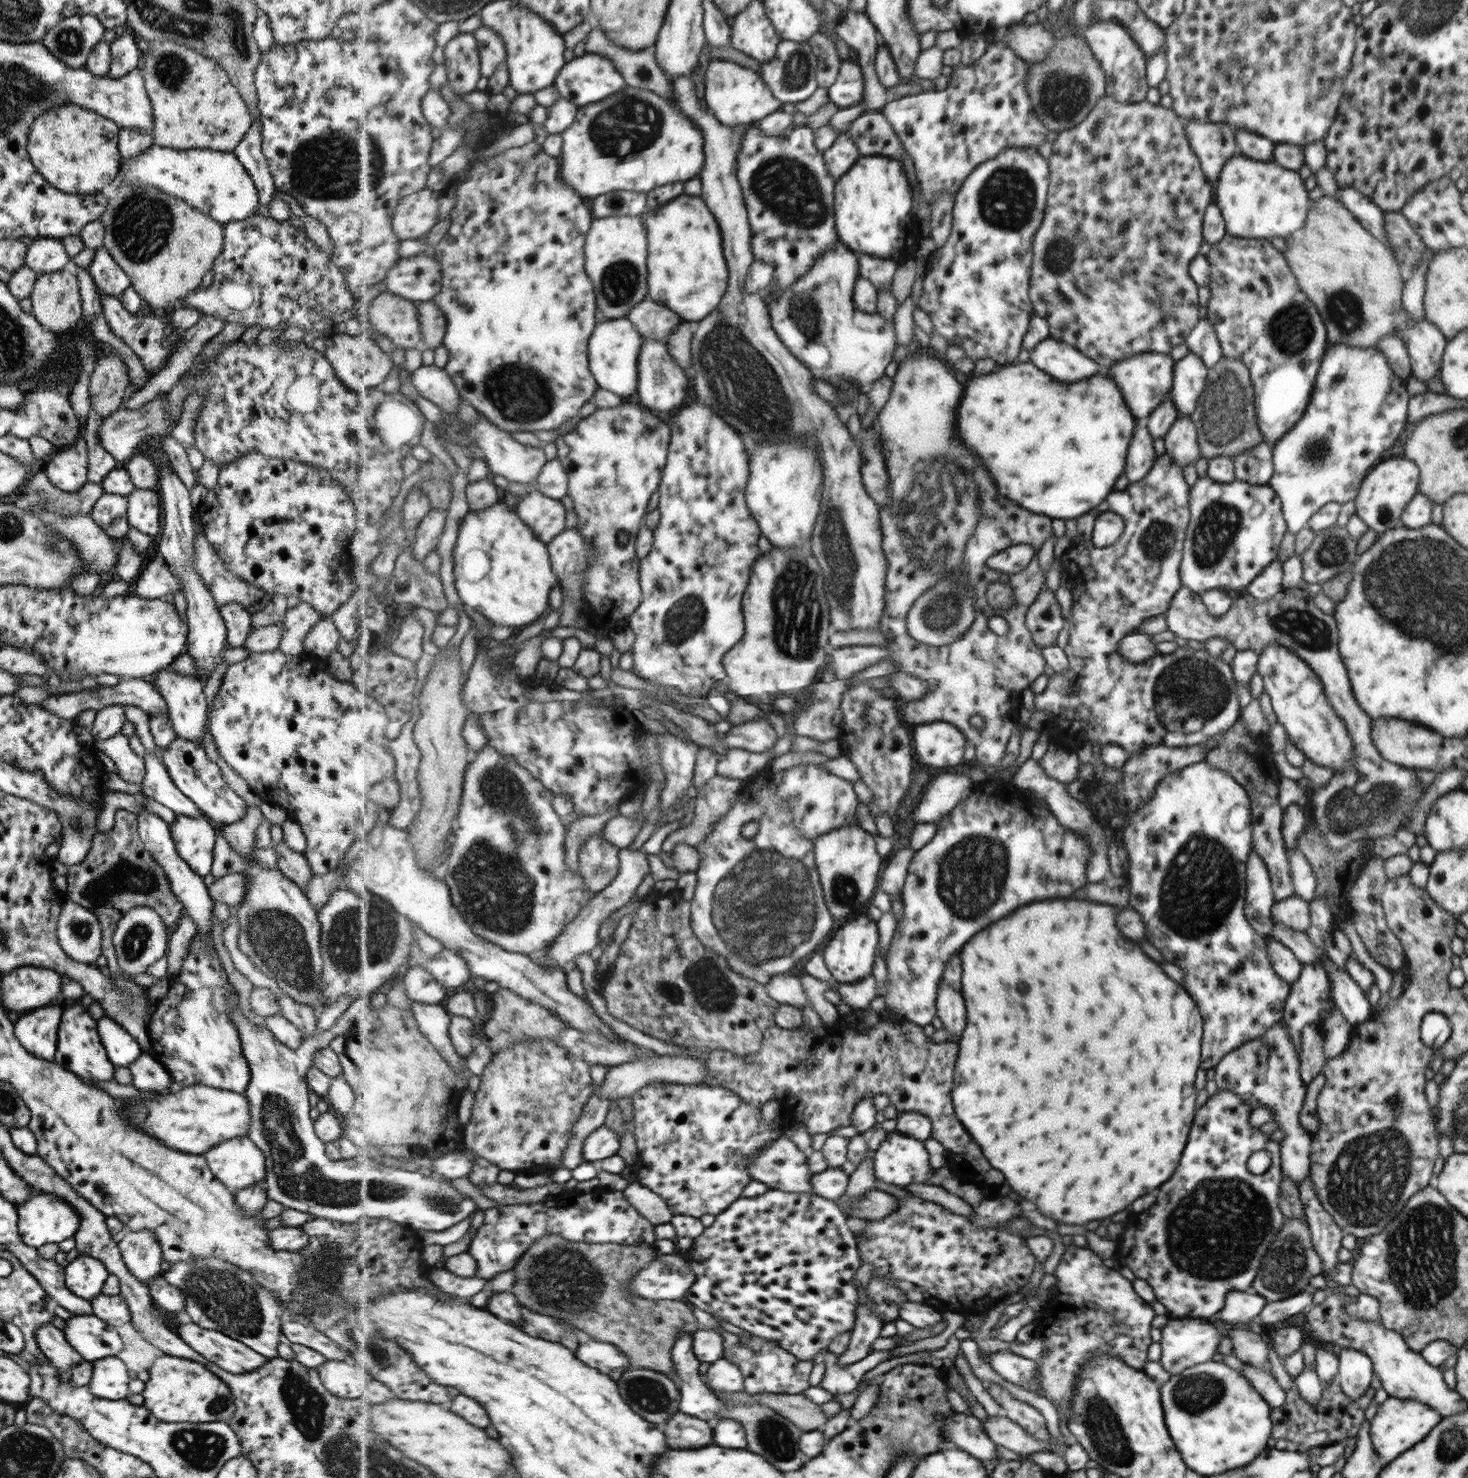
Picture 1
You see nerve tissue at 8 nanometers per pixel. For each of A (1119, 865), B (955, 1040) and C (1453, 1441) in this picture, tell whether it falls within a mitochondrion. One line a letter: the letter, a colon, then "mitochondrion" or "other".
A: other
B: other
C: mitochondrion

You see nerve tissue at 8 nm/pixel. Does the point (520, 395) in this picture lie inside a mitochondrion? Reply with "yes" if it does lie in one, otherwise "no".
yes

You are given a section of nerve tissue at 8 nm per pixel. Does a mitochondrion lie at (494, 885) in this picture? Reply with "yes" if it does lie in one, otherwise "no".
yes

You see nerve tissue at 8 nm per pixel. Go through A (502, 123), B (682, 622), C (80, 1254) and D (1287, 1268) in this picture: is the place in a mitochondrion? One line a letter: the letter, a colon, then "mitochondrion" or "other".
A: other
B: mitochondrion
C: other
D: mitochondrion

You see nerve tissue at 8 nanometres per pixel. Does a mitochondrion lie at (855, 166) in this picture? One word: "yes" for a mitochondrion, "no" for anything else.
no

